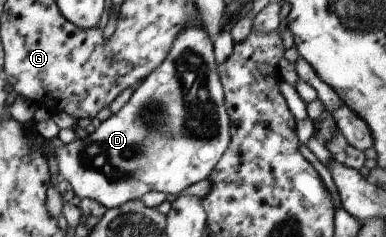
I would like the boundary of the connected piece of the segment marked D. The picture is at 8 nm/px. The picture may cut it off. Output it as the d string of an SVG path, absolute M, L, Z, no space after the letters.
M183 25L161 64L147 74L129 100L106 120L96 122L94 132L83 139L74 138L56 152L58 179L66 180L79 199L90 198L106 209L139 199L152 190L177 196L183 188L207 179L230 141L229 119L212 41L202 26Z

